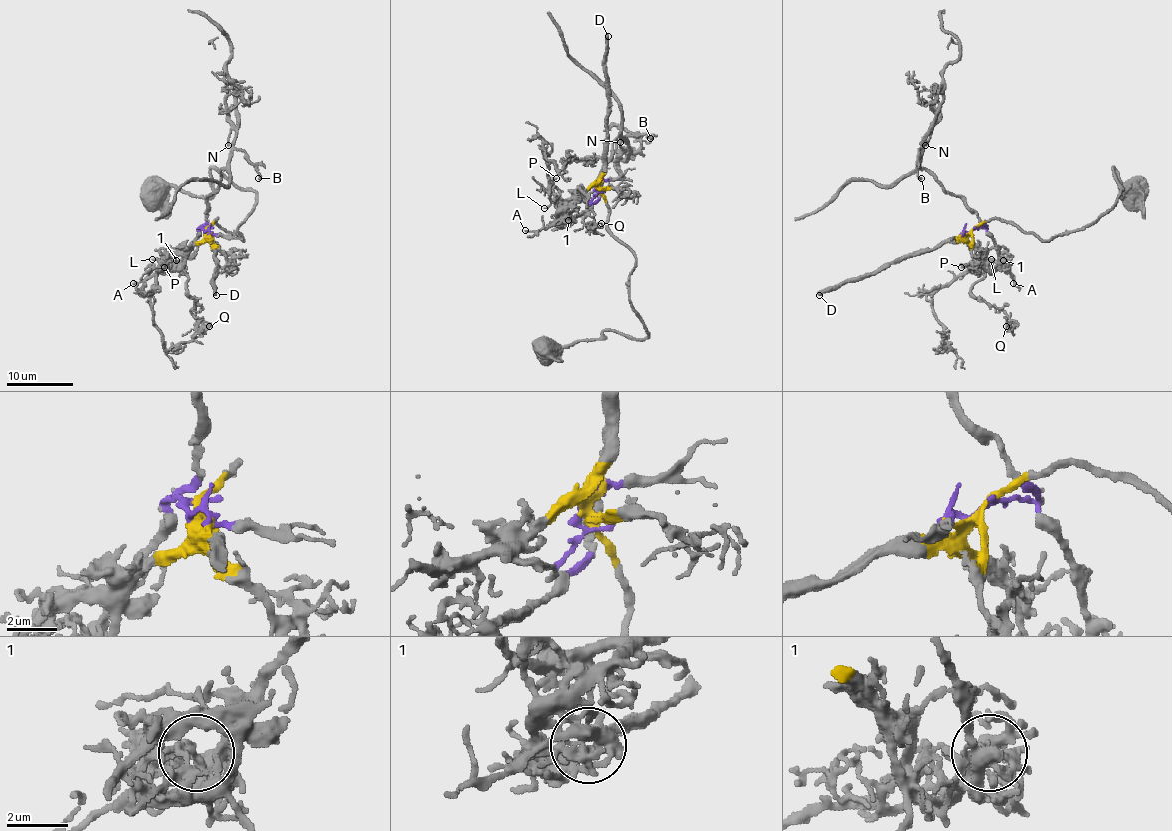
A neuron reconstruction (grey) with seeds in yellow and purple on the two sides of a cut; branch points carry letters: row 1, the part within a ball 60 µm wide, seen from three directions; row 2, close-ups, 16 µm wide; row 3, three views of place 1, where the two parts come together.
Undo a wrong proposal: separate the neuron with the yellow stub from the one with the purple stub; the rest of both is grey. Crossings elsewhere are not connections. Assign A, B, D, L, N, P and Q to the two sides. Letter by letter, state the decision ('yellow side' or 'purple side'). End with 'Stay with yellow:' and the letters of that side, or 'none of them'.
A: purple side
B: purple side
D: yellow side
L: yellow side
N: purple side
P: yellow side
Q: yellow side
Stay with yellow: D, L, P, Q

